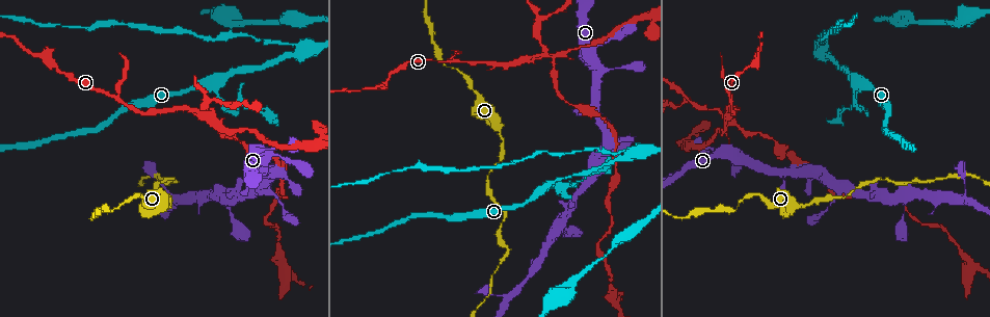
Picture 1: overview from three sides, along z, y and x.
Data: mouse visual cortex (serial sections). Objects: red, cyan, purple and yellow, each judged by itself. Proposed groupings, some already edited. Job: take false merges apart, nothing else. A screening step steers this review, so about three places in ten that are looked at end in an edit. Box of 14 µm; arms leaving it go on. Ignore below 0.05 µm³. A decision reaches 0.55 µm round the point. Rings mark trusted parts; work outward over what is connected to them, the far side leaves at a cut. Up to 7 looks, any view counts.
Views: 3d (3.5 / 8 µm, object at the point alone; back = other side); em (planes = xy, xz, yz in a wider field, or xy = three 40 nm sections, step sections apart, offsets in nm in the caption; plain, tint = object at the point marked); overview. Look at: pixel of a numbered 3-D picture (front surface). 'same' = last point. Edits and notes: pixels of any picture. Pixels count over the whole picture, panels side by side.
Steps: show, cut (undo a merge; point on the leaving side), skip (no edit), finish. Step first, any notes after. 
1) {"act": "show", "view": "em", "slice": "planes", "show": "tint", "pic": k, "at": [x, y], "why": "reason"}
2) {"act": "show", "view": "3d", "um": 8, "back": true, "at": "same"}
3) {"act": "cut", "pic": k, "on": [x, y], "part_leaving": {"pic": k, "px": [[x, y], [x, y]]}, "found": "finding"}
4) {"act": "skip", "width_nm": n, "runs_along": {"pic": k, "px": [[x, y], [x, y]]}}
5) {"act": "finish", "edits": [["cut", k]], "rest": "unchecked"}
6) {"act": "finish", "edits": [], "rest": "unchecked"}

{"act": "show", "view": "3d", "um": 3.5, "pic": 1, "at": [216, 85], "why": "three arms meet"}

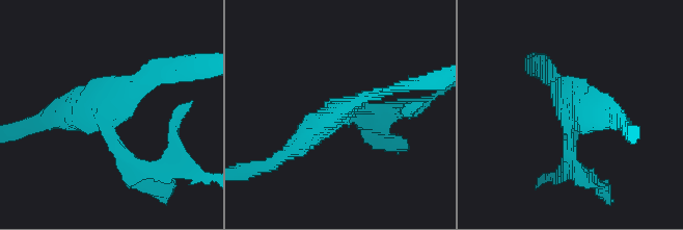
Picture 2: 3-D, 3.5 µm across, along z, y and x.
{"act": "show", "view": "em", "slice": "xy", "step": 2, "show": "tint", "pic": 2, "at": [104, 110], "arms": 3, "arm_widths_nm": [150, 150, 300]}

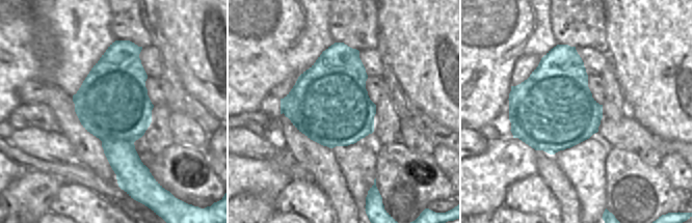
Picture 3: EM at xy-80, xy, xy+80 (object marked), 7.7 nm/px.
{"act": "skip", "runs_along": {"pic": 2, "px": [[281, 155], [346, 105], [390, 88]]}, "found": "all the same cell"}

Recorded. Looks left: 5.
{"act": "show", "view": "3d", "um": 3.5, "pic": 1, "at": [277, 172], "why": "three-way junction"}

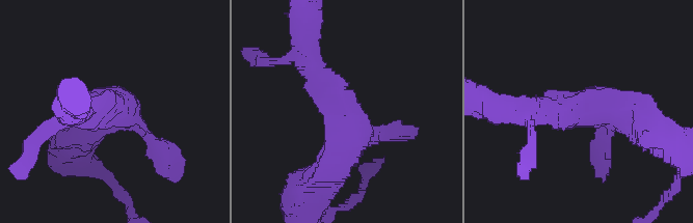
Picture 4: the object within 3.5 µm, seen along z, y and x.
{"act": "show", "view": "em", "slice": "xy", "step": 2, "show": "tint", "pic": 4, "at": [582, 106], "arms": 3, "arm_widths_nm": [200, 300, 400]}

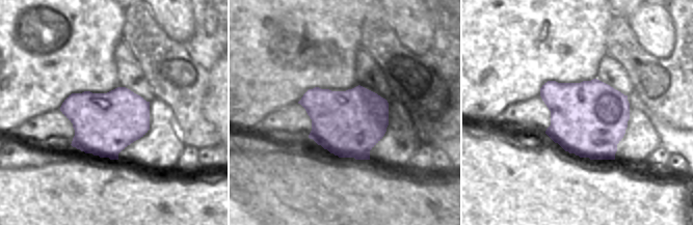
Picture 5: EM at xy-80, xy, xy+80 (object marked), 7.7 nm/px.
{"act": "skip", "width_nm": 500, "runs_along": {"pic": 4, "px": [[544, 111], [619, 104], [650, 130]]}, "found": "continuous, no second cell"}

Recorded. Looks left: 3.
{"act": "show", "view": "3d", "um": 3.5, "back": true, "pic": 1, "at": [883, 179], "why": "sharp bend"}

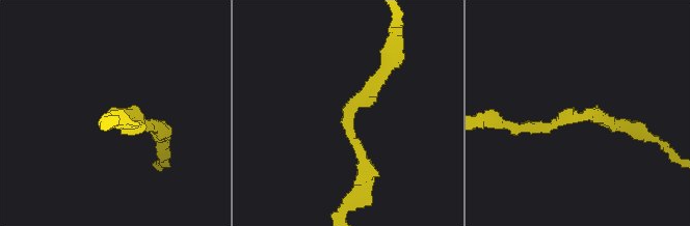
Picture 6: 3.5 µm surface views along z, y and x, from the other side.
{"act": "show", "view": "em", "slice": "xy", "step": 3, "show": "tint", "pic": 6, "at": [346, 118], "arm_widths_nm": [200, 200], "why": "shape alone is not enough"}

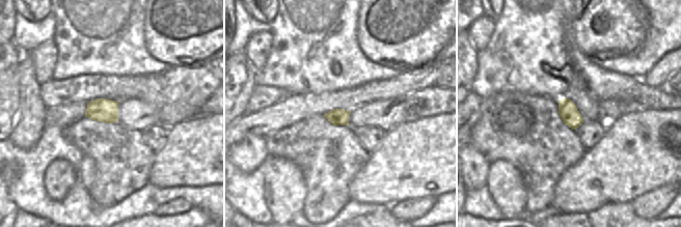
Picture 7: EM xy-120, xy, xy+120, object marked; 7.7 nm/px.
{"act": "show", "view": "em", "slice": "xy", "step": 5, "show": "tint", "at": "same"}

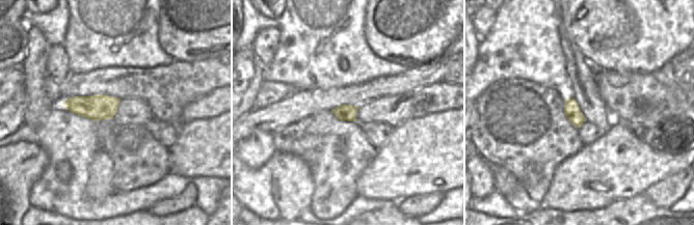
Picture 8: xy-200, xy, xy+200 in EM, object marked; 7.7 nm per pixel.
{"act": "skip", "runs_along": {"pic": 6, "px": [[389, 66], [347, 109], [363, 180]]}, "found": "one cell here"}

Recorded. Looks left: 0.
{"act": "finish", "edits": [], "rest": "unchecked"}

